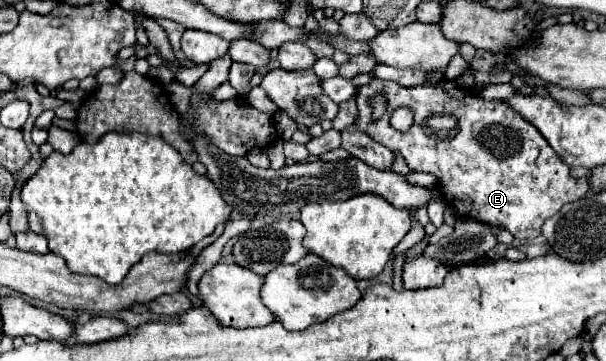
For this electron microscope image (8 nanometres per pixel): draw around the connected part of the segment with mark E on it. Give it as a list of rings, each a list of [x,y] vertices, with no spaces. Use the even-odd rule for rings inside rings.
[[[375,79],[359,89],[357,105],[357,125],[377,143],[399,151],[413,171],[433,173],[439,193],[459,217],[503,225],[517,239],[541,235],[545,219],[589,191],[587,179],[571,177],[571,167],[551,151],[551,145],[531,123],[503,101],[485,101],[451,81],[405,89],[395,81]],[[379,93],[387,99],[387,111],[379,121],[373,121],[371,99]],[[403,105],[415,113],[415,121],[407,133],[399,133],[389,125],[391,113]]]

